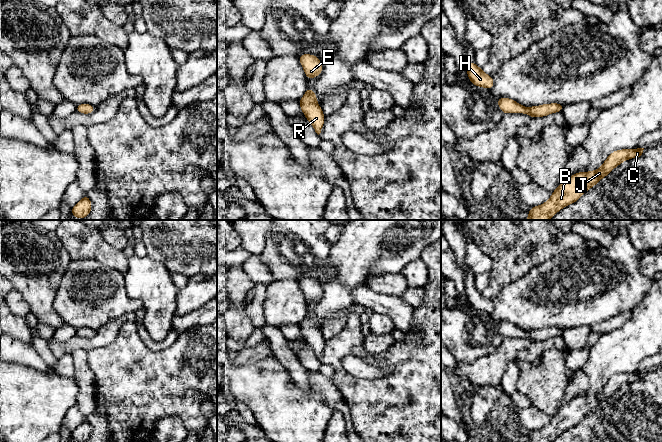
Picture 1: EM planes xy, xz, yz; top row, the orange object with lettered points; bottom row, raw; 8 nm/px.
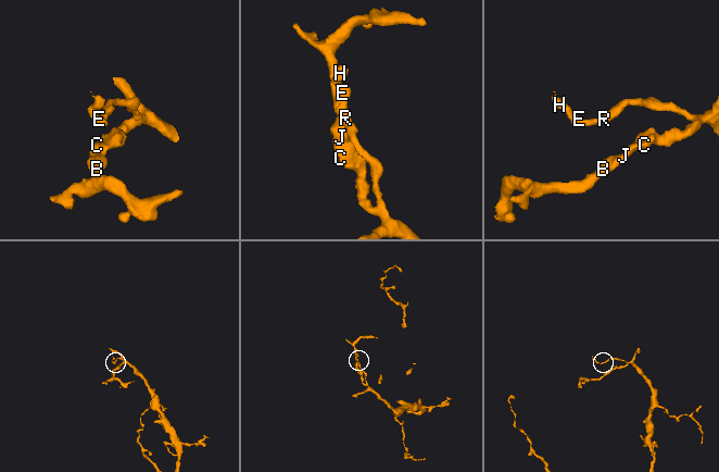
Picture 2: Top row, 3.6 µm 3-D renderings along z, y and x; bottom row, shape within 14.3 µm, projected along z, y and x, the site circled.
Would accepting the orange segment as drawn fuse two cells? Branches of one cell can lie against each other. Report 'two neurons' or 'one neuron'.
one neuron

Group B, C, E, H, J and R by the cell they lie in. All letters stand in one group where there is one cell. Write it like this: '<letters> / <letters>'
B C E H J R

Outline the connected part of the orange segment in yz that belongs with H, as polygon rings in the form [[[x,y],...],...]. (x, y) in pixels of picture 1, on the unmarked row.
[[[474,285],[465,289],[467,299],[470,306],[477,311],[484,311],[490,315],[494,311],[494,304],[491,299],[487,299],[482,295],[482,292],[478,291]]]

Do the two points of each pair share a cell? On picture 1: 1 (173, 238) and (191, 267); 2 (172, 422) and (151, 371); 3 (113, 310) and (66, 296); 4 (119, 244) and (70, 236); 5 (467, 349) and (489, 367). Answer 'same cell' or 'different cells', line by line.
1: same cell
2: different cells
3: same cell
4: different cells
5: different cells

